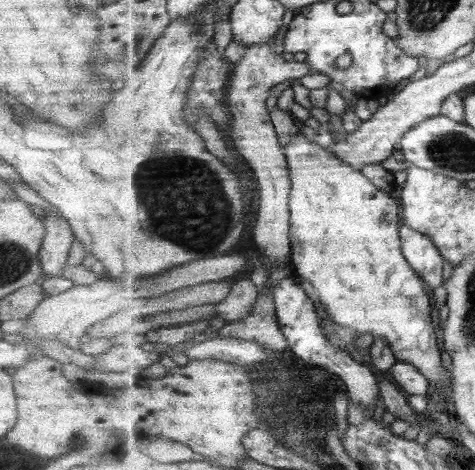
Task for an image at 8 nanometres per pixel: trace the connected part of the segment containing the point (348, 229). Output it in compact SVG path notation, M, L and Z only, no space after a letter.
M300 132L285 143L283 154L290 162L291 169L290 239L295 276L310 281L329 318L338 326L352 328L359 335L371 334L374 339L382 338L393 349L397 360L416 366L433 384L433 389L442 390L442 403L453 414L452 366L443 366L443 350L439 336L435 340L437 328L431 318L433 301L425 290L425 281L402 251L399 227L402 219L399 214L403 206L398 198L381 190L361 171L337 159L329 148L309 142Z

